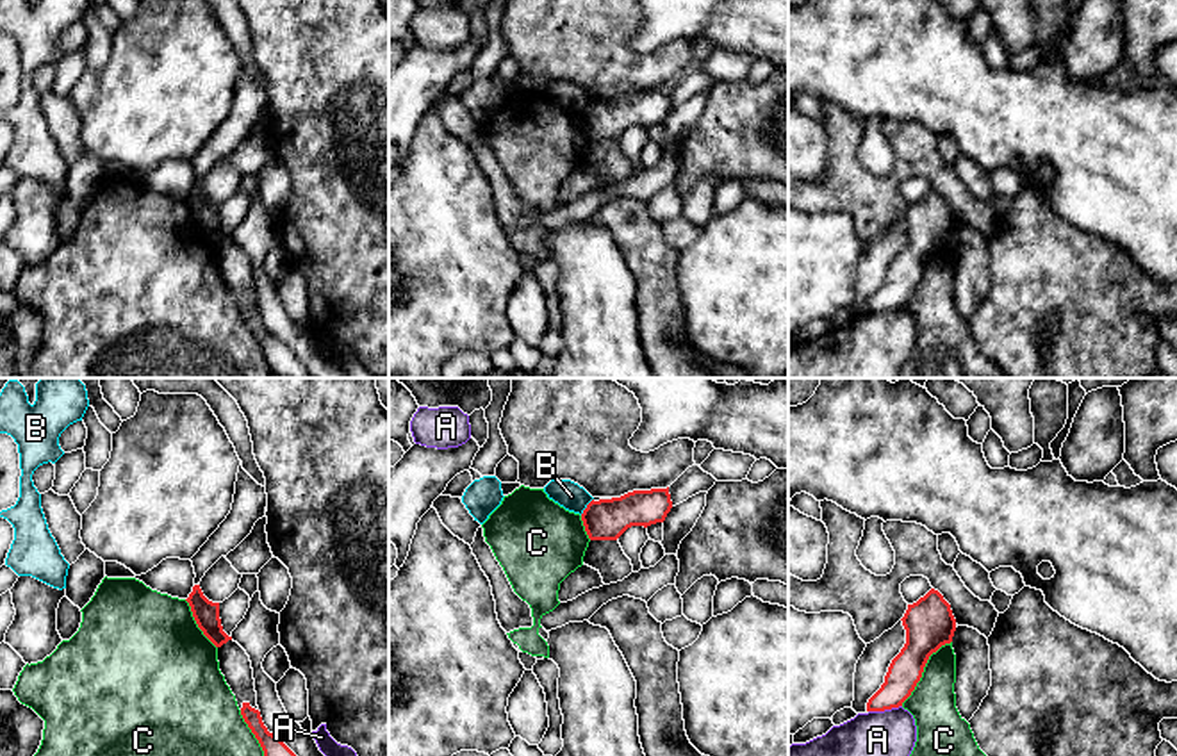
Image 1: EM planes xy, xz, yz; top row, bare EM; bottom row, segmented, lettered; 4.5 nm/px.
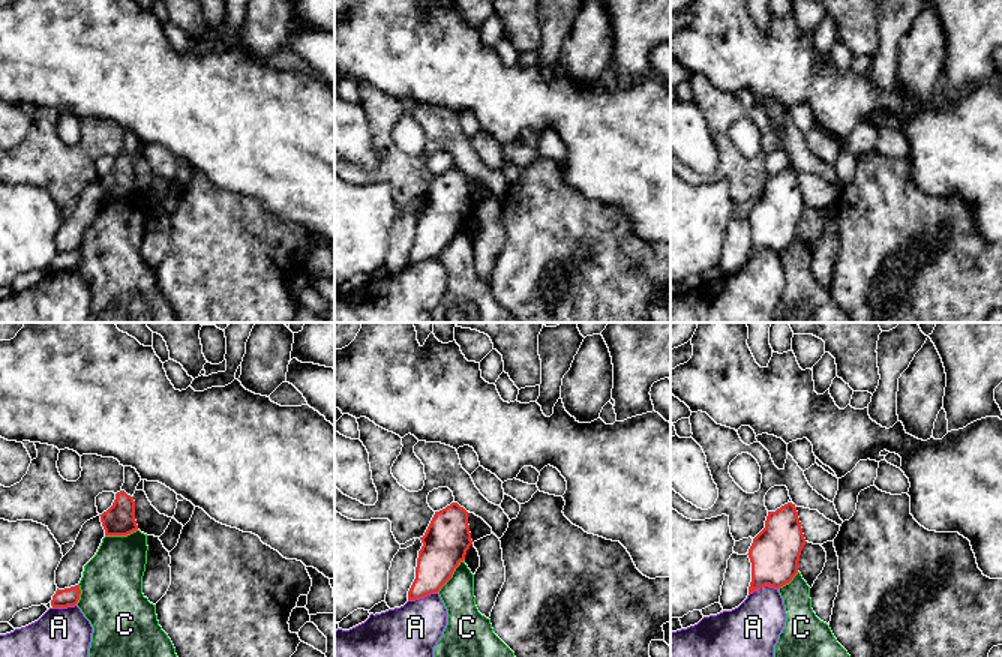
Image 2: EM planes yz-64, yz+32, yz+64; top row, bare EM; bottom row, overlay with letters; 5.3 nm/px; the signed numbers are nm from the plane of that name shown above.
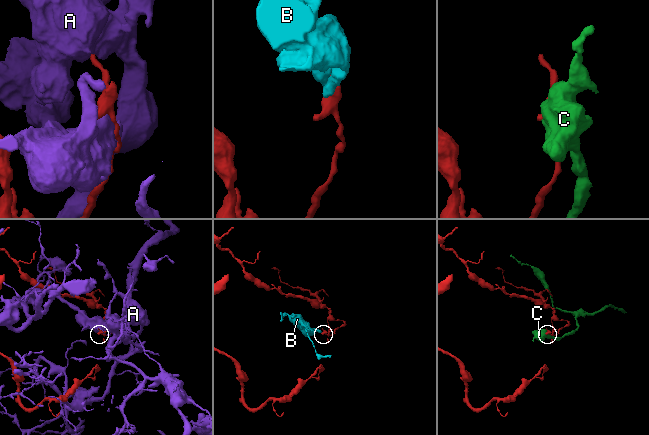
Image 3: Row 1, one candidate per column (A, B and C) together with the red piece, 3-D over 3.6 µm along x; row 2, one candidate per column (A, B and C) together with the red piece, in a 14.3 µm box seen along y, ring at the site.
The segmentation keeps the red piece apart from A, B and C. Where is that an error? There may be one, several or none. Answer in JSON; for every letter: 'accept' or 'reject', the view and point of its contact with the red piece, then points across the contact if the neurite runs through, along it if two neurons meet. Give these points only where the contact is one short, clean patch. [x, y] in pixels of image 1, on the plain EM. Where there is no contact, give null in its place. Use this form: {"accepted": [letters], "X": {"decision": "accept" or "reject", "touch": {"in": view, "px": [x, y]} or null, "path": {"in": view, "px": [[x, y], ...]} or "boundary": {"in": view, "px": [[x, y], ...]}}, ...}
{"accepted": [], "A": {"decision": "reject", "touch": {"in": "yz", "px": [885, 309]}}, "B": {"decision": "reject", "touch": {"in": "xz", "px": [587, 107]}, "boundary": {"in": "xz", "px": [[592, 98], [580, 115]]}}, "C": {"decision": "reject", "touch": {"in": "yz", "px": [922, 271]}}}

